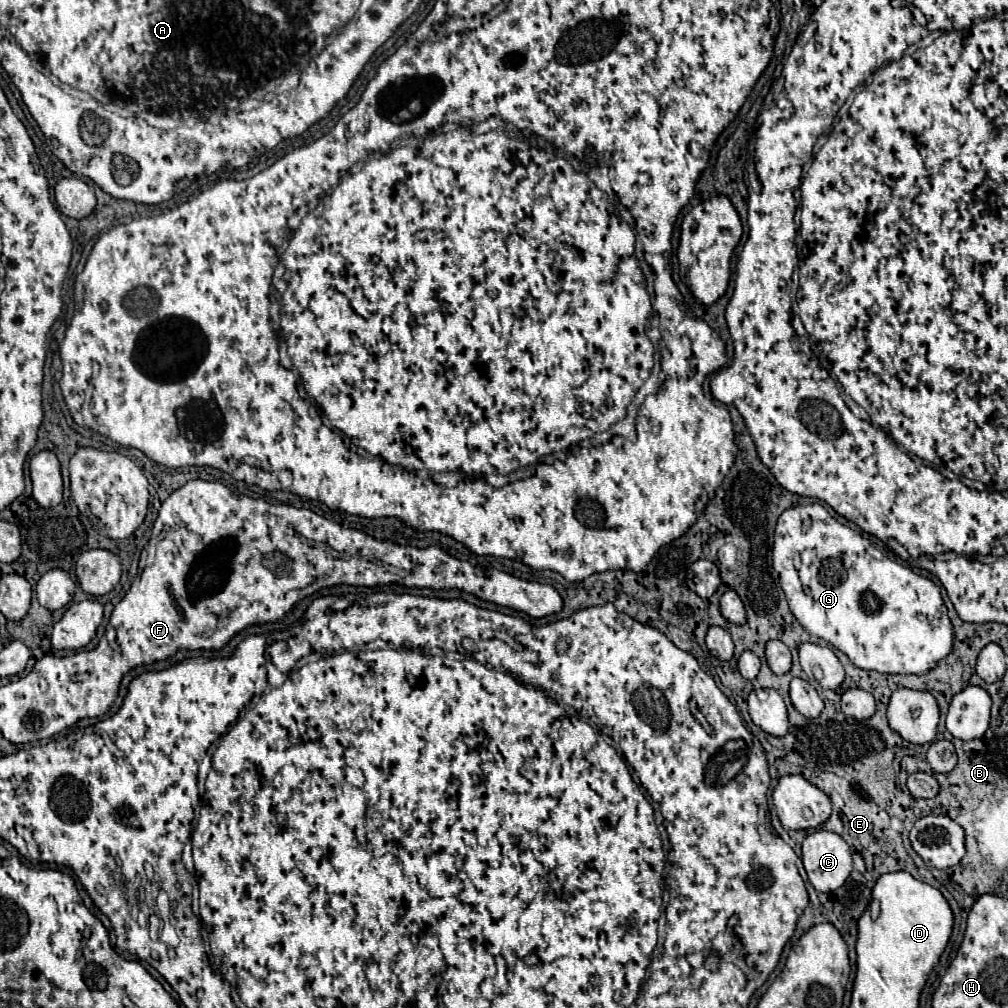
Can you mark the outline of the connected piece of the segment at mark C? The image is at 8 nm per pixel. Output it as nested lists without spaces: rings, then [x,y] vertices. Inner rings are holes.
[[[817,830],[805,838],[801,860],[817,892],[841,888],[853,870],[851,848],[839,834],[827,830]]]

